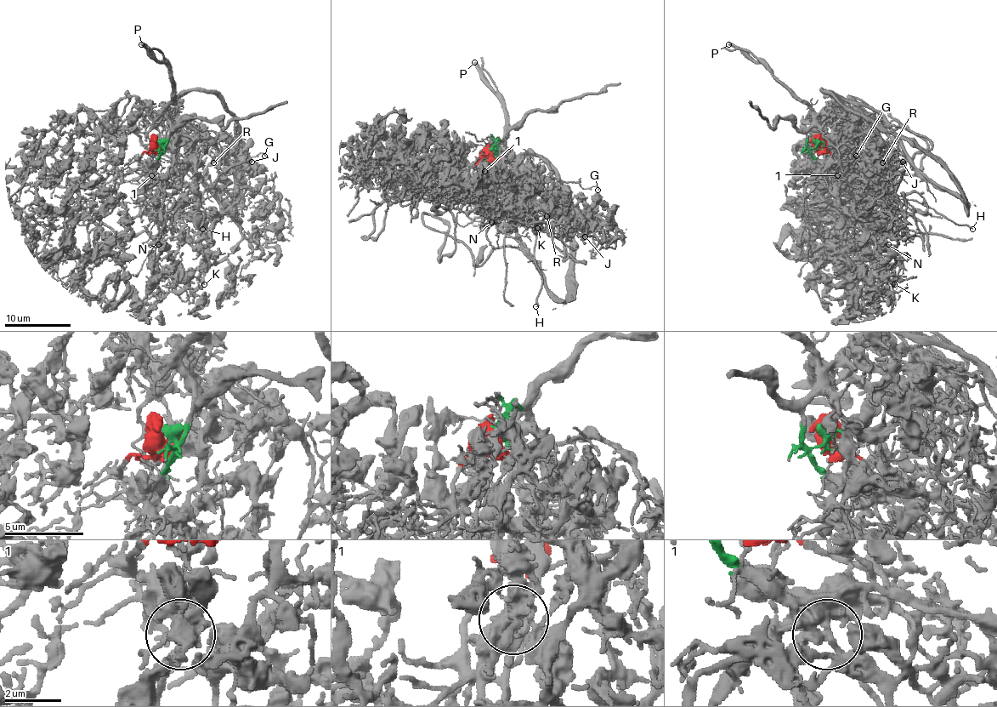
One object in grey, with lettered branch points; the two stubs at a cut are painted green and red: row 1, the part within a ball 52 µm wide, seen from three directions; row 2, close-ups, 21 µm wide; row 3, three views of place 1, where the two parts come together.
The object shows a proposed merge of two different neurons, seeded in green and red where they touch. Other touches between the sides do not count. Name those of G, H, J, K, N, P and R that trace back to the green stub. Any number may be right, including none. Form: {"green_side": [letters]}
{"green_side": ["G", "H", "P"]}

